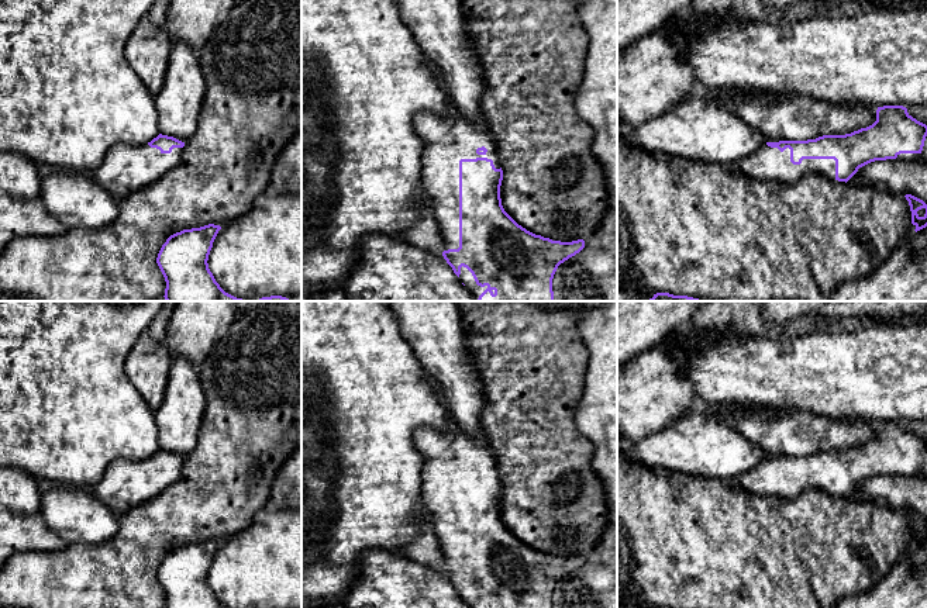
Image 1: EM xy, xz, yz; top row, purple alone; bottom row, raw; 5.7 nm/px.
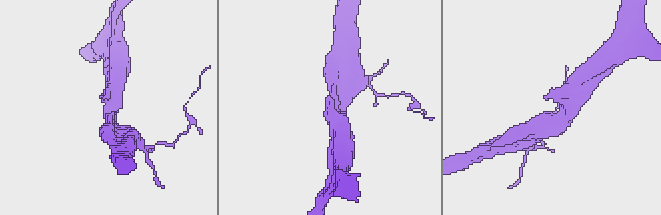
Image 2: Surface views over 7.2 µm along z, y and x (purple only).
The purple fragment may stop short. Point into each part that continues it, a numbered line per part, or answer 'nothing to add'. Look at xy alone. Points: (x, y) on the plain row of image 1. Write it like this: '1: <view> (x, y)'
1: xy (126, 483)

